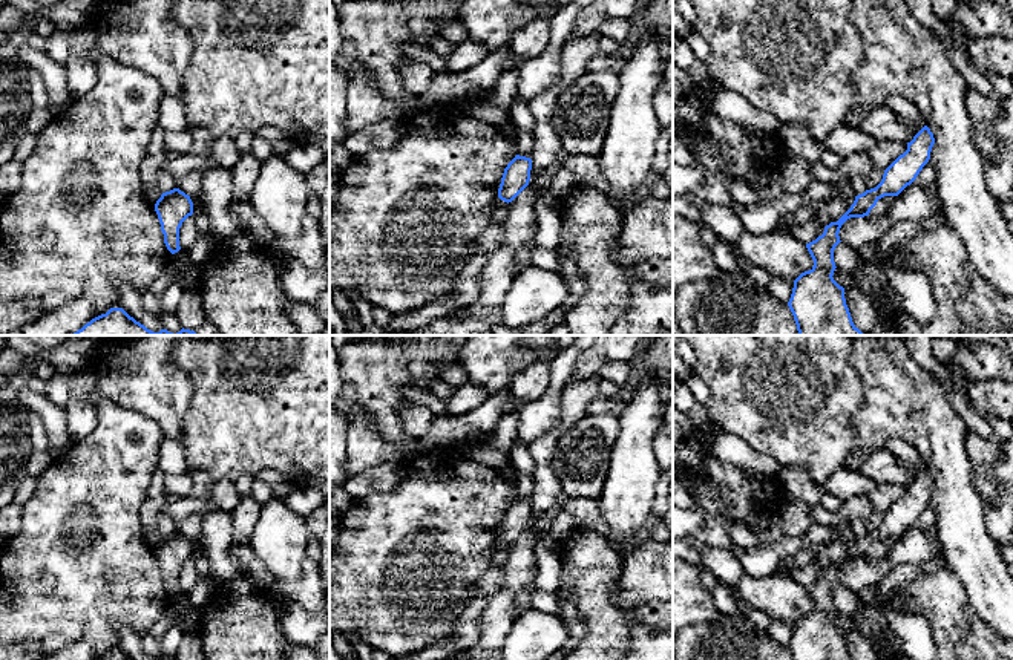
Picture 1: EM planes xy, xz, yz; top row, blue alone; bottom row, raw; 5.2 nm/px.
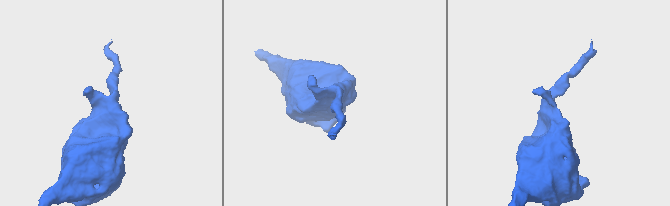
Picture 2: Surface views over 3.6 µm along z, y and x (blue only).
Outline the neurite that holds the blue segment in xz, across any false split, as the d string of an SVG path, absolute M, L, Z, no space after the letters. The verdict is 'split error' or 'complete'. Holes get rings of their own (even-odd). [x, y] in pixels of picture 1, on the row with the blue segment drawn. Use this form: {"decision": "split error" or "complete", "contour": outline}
{"decision": "complete", "contour": "M516 155L504 168L498 198L504 202L512 202L530 181L532 159Z"}

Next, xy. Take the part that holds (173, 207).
{"decision": "complete", "contour": "M173 188L161 194L155 204L161 231L164 234L164 243L167 250L175 254L179 247L179 228L182 222L193 214L193 202L189 194L179 188Z"}

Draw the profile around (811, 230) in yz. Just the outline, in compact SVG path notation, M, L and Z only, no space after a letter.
M792 214L782 217L775 227L777 231L794 236L797 240L805 245L815 240L823 234L824 227L818 225L814 219L808 221L803 225L792 224Z

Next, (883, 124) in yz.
M887 104L870 110L858 126L858 130L874 138L878 144L886 141L907 144L915 136L912 126L901 119Z

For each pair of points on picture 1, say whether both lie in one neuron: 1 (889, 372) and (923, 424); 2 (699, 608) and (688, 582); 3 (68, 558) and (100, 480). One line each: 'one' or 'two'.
1: one
2: one
3: one

